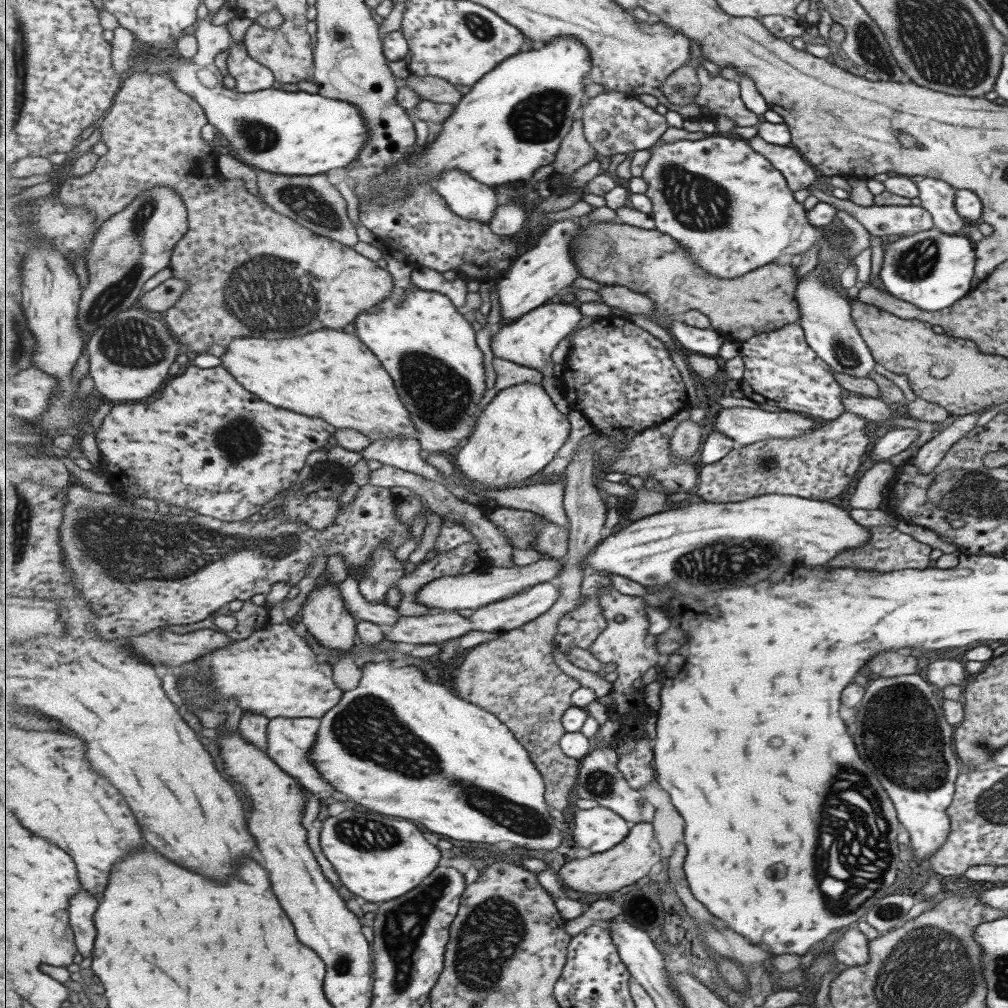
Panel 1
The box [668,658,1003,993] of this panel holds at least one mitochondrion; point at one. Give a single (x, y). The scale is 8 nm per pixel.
(852, 827)

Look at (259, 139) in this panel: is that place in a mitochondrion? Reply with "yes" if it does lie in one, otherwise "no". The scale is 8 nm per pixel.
yes

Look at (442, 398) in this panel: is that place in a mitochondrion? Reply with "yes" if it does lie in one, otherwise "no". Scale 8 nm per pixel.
yes

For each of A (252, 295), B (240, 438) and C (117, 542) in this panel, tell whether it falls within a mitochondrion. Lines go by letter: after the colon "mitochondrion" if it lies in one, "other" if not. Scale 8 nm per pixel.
A: mitochondrion
B: mitochondrion
C: mitochondrion

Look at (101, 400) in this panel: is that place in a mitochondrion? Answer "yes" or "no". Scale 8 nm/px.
no

